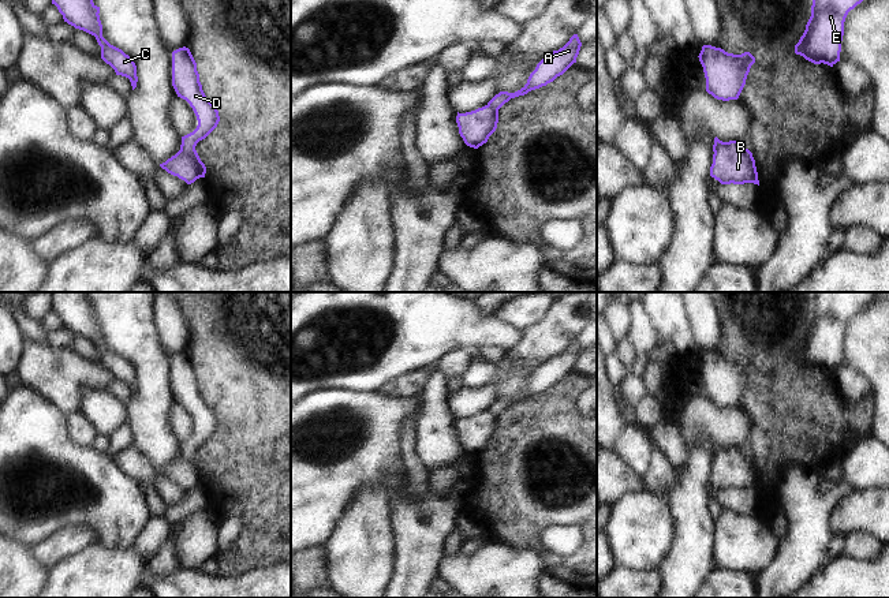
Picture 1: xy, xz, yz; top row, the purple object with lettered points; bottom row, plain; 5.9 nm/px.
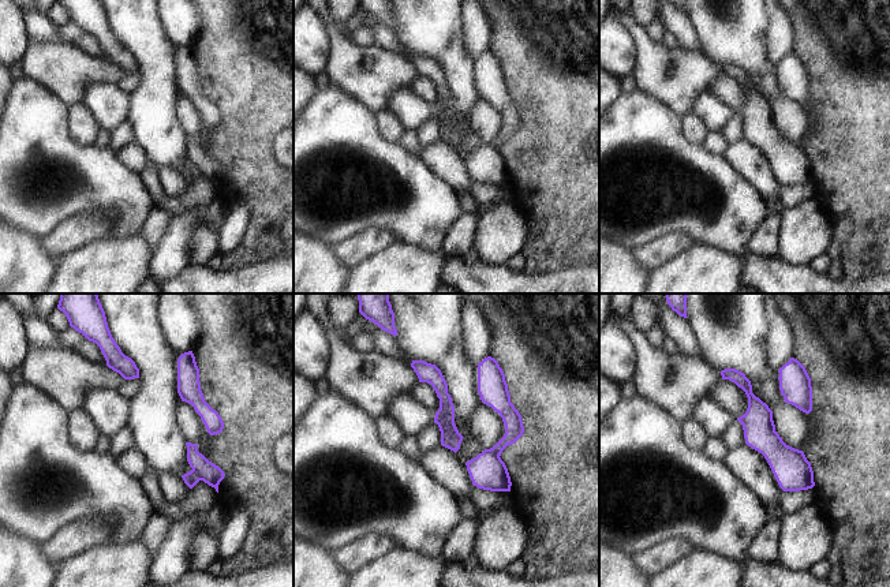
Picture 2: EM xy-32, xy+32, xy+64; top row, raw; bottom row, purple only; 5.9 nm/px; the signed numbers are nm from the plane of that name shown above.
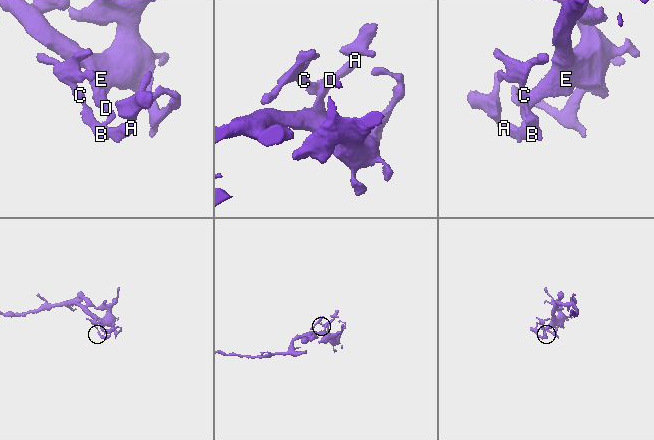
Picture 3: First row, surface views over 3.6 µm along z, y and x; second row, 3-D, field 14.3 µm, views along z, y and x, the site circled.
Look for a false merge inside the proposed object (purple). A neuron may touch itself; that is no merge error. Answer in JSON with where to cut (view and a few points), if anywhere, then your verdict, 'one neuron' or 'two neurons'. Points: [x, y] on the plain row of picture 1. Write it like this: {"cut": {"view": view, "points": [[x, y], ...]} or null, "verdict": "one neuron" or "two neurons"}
{"cut": {"view": "xy", "points": [[180, 453], [198, 470], [204, 481]]}, "verdict": "two neurons"}

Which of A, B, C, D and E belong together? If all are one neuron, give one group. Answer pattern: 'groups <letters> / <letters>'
groups A D E / B C

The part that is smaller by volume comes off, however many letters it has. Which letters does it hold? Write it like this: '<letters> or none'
B, C

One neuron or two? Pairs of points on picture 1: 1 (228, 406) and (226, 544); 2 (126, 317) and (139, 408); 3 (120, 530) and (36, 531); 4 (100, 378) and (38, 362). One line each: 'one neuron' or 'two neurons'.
1: two neurons
2: one neuron
3: one neuron
4: one neuron

